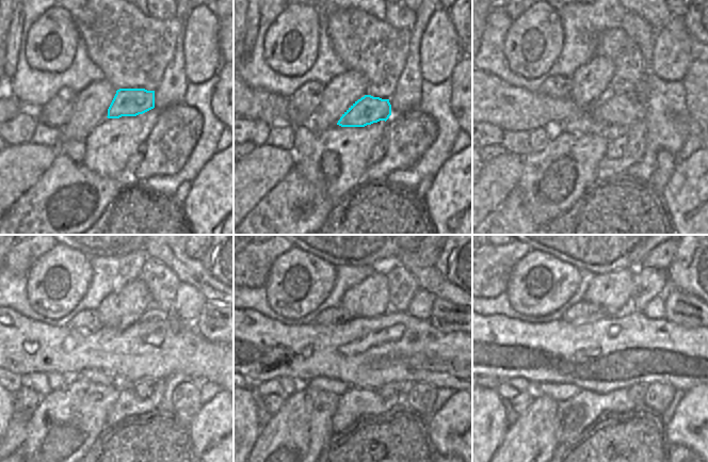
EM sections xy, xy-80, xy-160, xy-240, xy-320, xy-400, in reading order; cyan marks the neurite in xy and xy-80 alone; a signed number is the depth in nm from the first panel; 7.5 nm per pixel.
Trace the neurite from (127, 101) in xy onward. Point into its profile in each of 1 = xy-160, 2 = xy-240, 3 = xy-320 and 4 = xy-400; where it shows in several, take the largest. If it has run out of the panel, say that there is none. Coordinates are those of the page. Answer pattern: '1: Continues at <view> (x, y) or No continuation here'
1: Continues at xy-160 (585, 123)
2: Continues at xy-240 (102, 377)
3: Continues at xy-320 (333, 385)
4: Continues at xy-400 (559, 392).

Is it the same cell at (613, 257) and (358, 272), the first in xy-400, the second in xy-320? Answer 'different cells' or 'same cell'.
different cells

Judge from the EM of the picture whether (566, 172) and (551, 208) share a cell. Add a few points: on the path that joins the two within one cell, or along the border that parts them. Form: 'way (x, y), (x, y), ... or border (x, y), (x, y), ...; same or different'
way (559, 180), (554, 185), (554, 200); same

